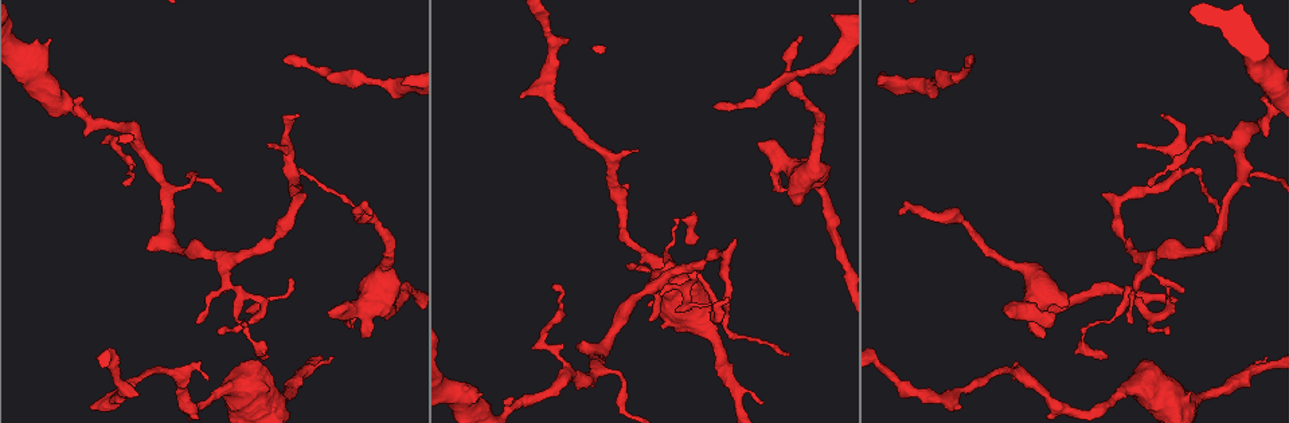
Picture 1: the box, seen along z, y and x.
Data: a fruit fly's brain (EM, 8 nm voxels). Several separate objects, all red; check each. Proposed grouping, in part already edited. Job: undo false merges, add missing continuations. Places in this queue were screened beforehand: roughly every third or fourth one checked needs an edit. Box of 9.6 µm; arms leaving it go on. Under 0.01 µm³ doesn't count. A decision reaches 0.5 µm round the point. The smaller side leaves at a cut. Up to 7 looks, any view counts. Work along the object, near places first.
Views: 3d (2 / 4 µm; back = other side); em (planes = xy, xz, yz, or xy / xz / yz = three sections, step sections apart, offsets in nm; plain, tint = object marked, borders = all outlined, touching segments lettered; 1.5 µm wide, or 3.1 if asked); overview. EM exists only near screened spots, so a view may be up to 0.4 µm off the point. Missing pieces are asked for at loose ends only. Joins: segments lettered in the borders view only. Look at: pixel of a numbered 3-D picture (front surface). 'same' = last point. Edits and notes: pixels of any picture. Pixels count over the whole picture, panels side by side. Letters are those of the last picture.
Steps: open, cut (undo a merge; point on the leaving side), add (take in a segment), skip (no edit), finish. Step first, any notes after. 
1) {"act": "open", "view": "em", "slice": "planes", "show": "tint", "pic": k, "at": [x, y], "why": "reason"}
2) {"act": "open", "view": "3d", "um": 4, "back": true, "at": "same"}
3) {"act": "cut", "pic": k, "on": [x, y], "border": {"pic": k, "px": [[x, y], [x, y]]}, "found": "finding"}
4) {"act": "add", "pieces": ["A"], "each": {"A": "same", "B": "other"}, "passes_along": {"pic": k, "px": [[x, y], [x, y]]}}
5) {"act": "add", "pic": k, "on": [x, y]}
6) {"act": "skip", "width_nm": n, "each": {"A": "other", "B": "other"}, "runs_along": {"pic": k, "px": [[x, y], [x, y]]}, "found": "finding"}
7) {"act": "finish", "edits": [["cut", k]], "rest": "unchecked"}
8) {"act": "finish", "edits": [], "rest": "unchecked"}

{"act": "open", "view": "em", "slice": "planes", "show": "borders", "pic": 1, "at": [727, 299], "why": "branch stops here"}

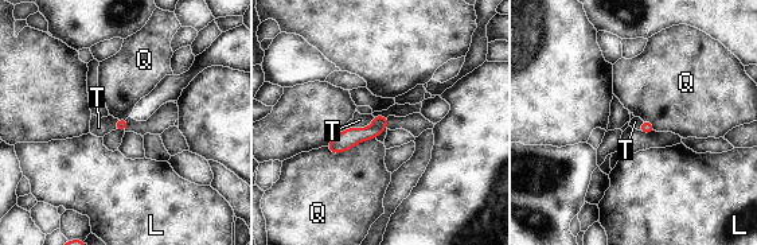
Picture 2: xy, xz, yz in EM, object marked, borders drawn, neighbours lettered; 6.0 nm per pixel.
{"act": "skip", "each": {"L": "other", "Q": "other", "T": "other"}, "runs_along": {"pic": 2, "px": [[385, 119], [373, 131], [331, 146]]}, "found": "no lettered segment goes on from it"}

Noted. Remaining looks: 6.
{"act": "open", "view": "3d", "um": 2, "pic": 1, "at": [224, 271]}

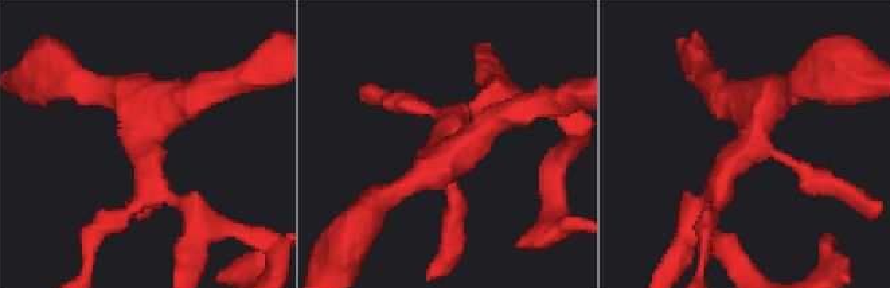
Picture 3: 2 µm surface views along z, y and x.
{"act": "open", "view": "em", "slice": "yz", "step": 8, "show": "borders", "pic": 3, "at": [445, 154], "why": "need the tissue"}

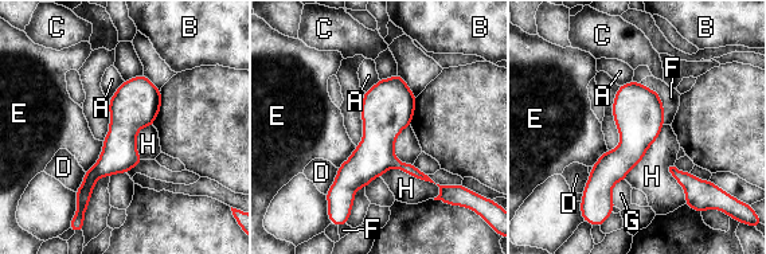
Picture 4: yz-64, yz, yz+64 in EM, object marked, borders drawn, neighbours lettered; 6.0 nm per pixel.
{"act": "open", "view": "em", "slice": "planes", "show": "borders", "at": "same"}

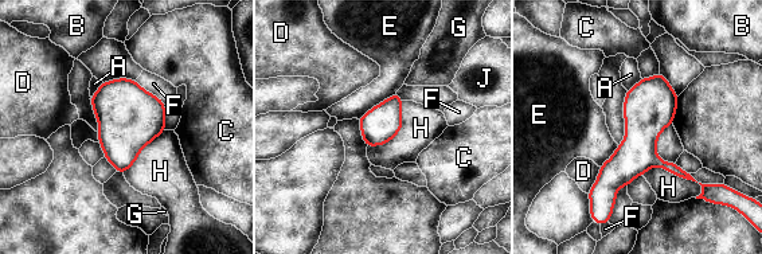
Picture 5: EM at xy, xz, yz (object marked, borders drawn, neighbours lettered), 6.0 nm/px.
{"act": "skip", "each": {"A": "other", "B": "other", "C": "other", "D": "other", "E": "other", "F": "other", "G": "other", "H": "other", "J": "other"}, "border": {"pic": 5, "px": [[641, 175], [659, 165], [702, 192]]}, "found": "one cell here"}

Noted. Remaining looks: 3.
{"act": "open", "view": "3d", "um": 4, "pic": 1, "at": [370, 213], "why": "end of a long branch"}

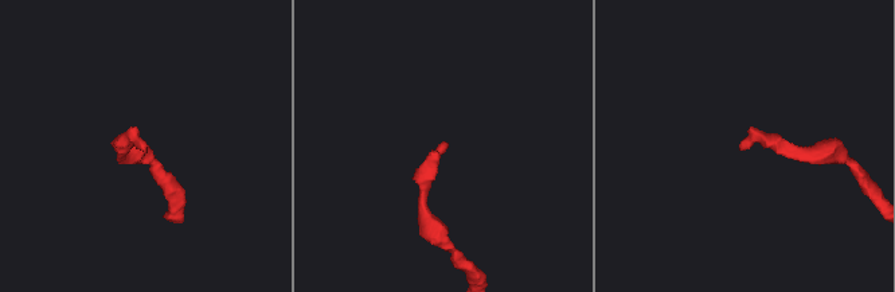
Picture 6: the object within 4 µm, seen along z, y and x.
{"act": "open", "view": "em", "slice": "xy", "step": 4, "show": "borders", "pic": 6, "at": [442, 143], "why": "need the tissue"}

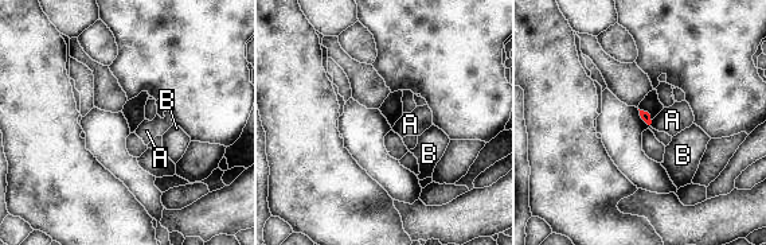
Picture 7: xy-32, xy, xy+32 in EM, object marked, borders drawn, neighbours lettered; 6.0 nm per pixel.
{"act": "open", "view": "em", "slice": "planes", "show": "borders", "at": "same", "why": "another direction"}

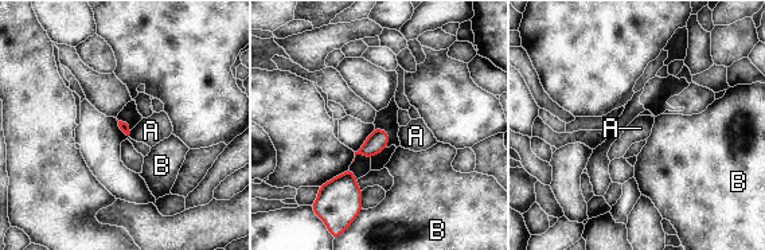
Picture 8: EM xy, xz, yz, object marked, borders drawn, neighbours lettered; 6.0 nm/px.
{"act": "skip", "each": {"A": "other", "B": "other"}, "border": {"pic": 8, "px": [[131, 131], [128, 135]]}, "found": "no lettered segment goes on from it"}

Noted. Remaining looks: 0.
{"act": "finish", "edits": [], "rest": "unchecked"}

